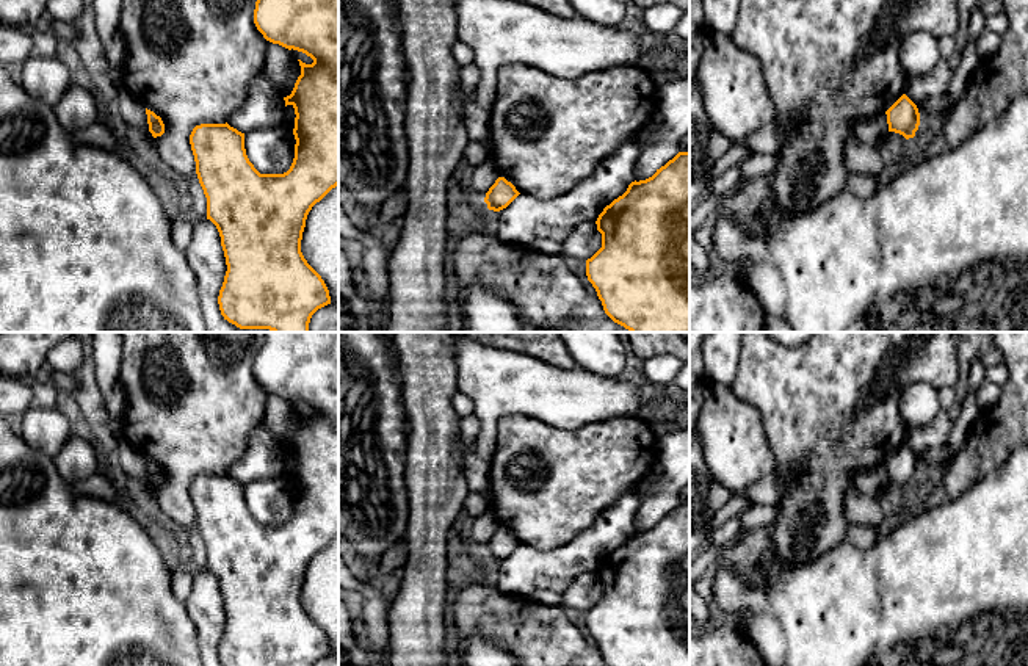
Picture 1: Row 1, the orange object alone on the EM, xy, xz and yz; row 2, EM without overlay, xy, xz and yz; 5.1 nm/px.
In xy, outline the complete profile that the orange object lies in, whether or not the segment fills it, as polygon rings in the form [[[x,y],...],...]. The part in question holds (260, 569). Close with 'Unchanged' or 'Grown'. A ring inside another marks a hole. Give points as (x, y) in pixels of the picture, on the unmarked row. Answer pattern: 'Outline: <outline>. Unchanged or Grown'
Outline: [[[265,332],[265,340],[255,353],[254,375],[263,389],[273,395],[279,395],[288,401],[298,401],[313,411],[306,415],[301,411],[301,426],[298,428],[290,447],[284,448],[285,458],[295,459],[293,486],[295,509],[290,520],[284,525],[260,525],[249,512],[244,500],[244,484],[226,475],[201,475],[190,486],[190,495],[196,512],[196,525],[207,548],[207,570],[210,570],[221,588],[221,597],[226,608],[227,622],[219,641],[218,655],[221,666],[313,666],[318,660],[331,655],[329,641],[321,627],[307,614],[301,603],[301,591],[306,578],[306,570],[312,558],[320,553],[332,539],[338,536],[338,332]]]. Unchanged

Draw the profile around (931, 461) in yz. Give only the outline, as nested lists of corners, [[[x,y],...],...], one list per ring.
[[[945,445],[942,447],[931,447],[920,454],[917,454],[918,464],[920,464],[920,475],[926,476],[928,480],[934,473],[943,473],[945,465],[950,461],[951,453]]]

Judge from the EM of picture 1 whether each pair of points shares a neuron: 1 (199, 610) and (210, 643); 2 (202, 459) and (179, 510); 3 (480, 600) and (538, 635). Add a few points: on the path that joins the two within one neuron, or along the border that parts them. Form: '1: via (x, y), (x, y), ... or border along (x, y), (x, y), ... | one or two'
1: via (207, 618), (209, 635) | one
2: via (190, 472), (179, 483), (179, 497) | one
3: via (494, 615), (524, 627) | one

